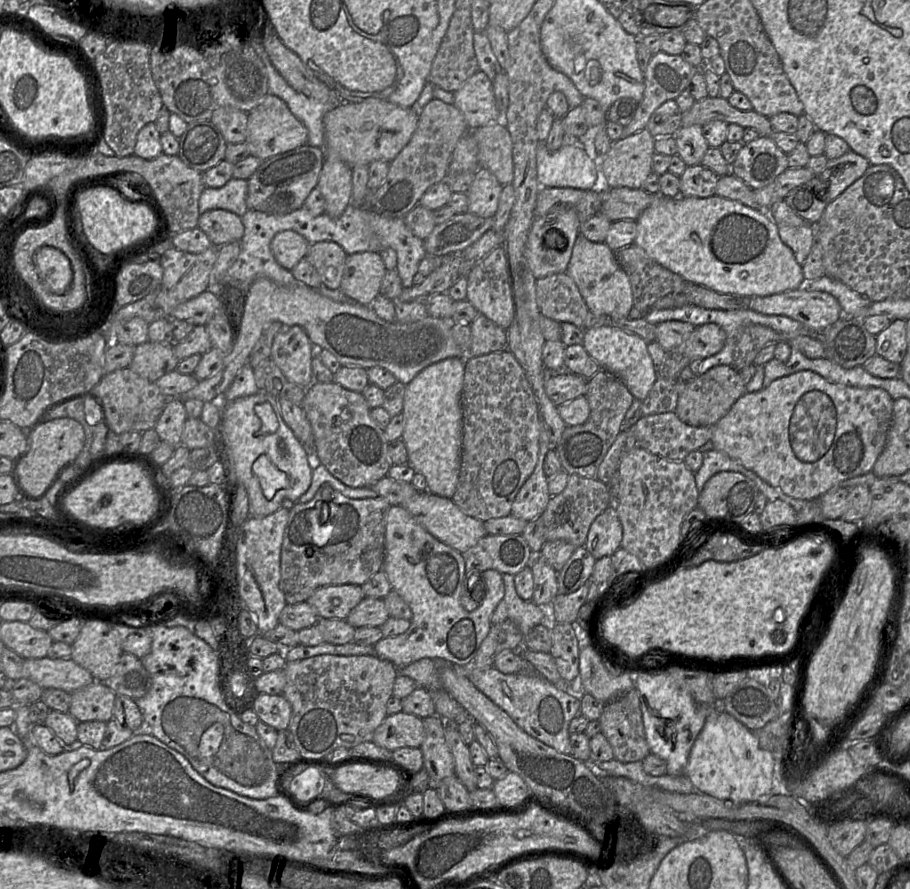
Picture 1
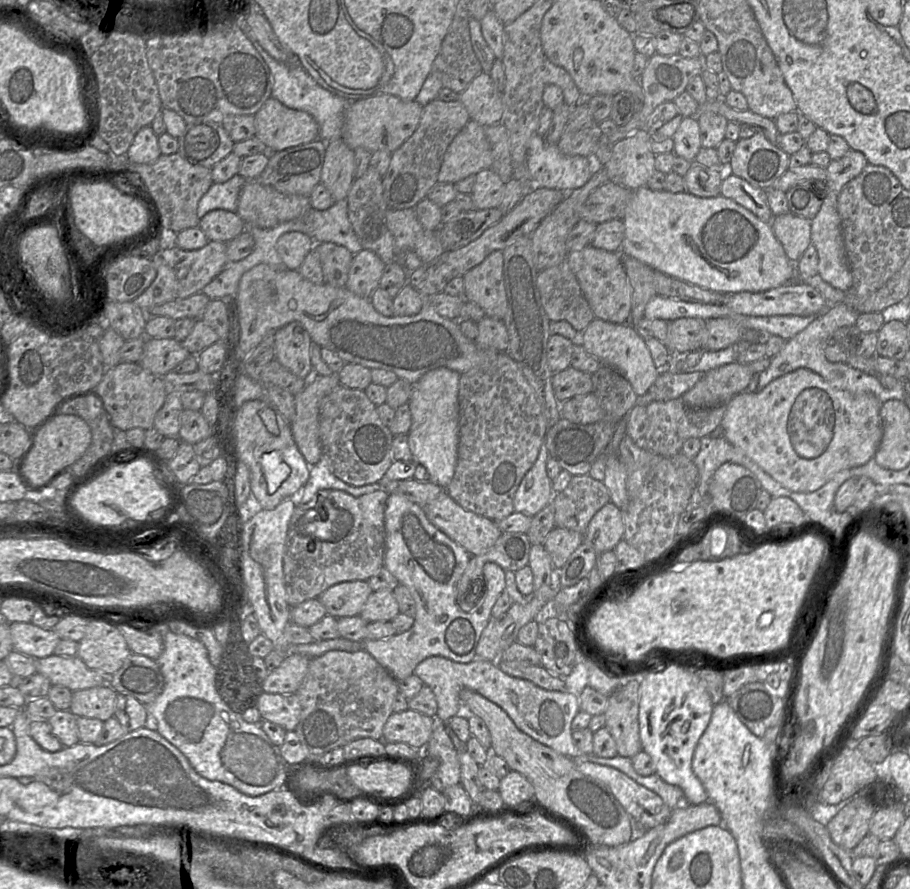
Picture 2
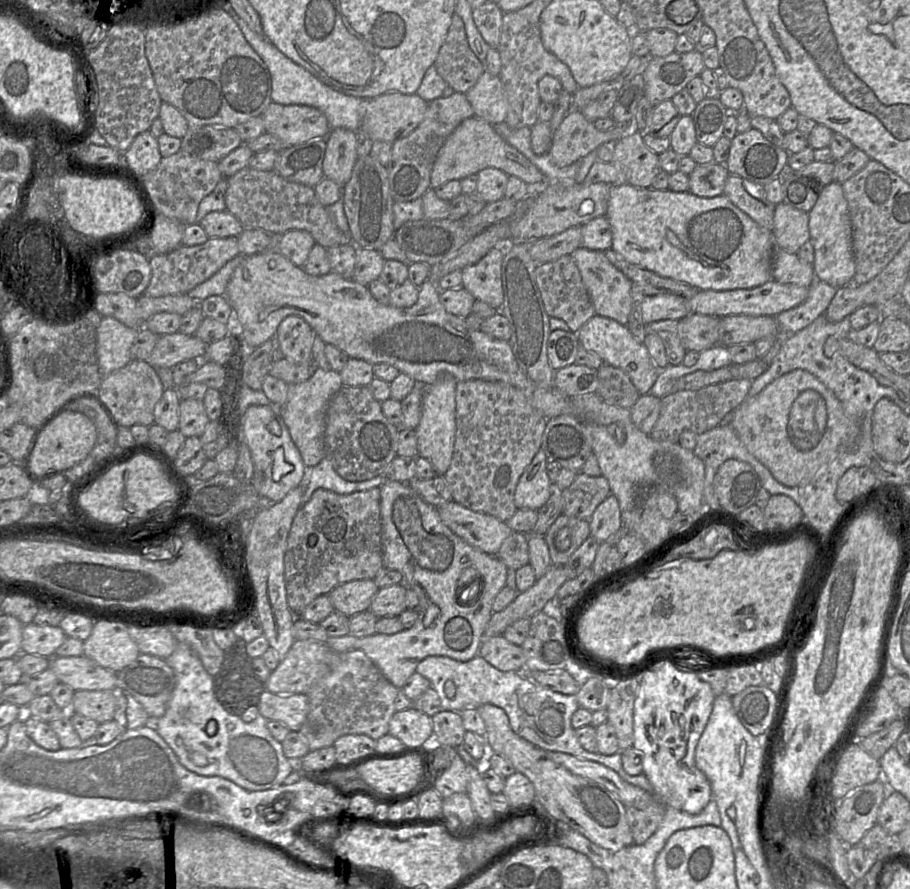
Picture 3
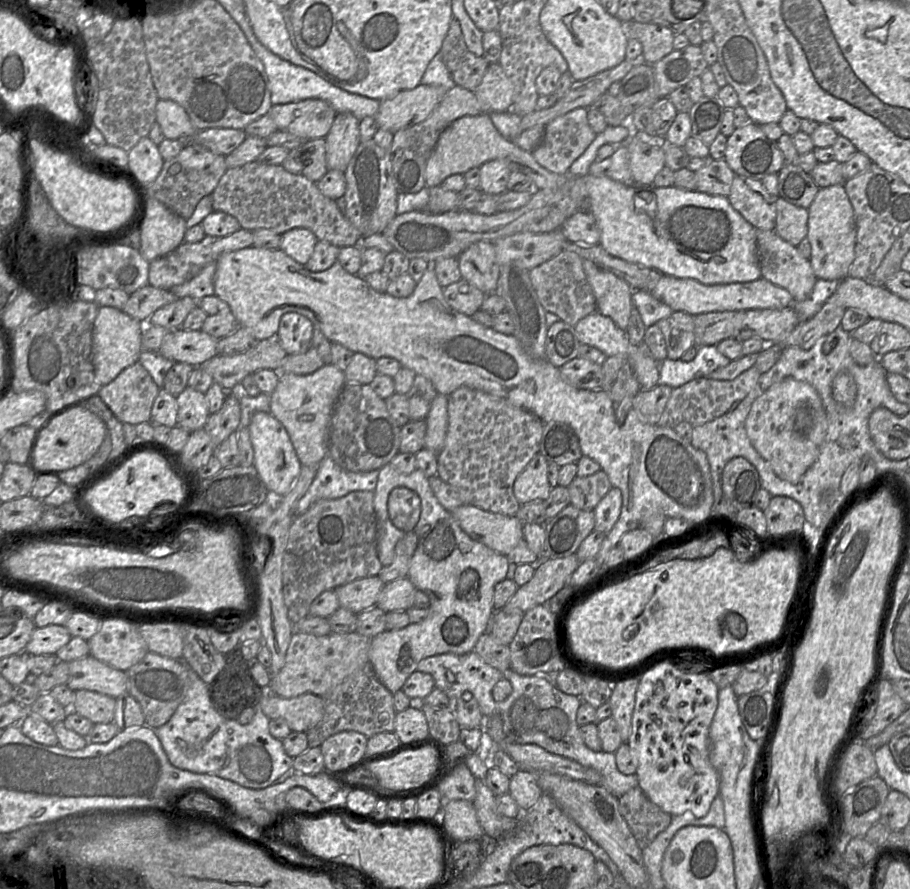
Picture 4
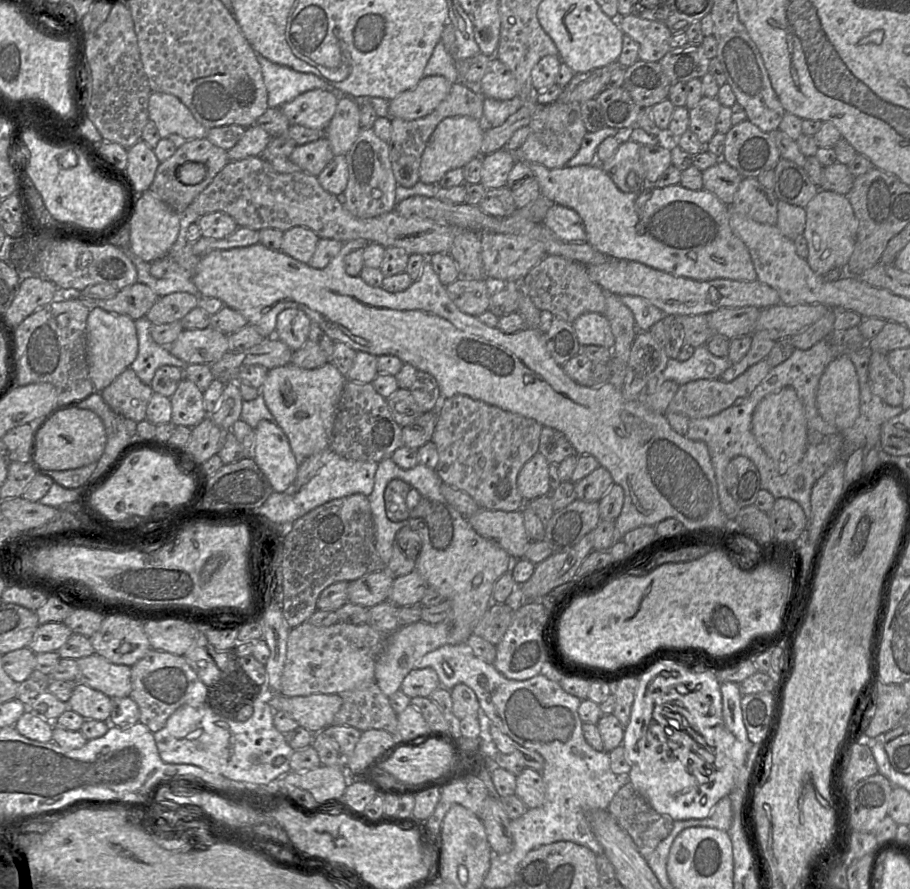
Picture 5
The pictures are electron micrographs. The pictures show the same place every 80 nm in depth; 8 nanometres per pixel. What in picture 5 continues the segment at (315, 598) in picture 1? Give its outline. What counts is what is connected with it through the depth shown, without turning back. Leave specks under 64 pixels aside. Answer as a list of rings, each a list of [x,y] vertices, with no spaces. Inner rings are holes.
[[[385,569],[366,574],[348,584],[348,602],[371,608],[387,601],[393,578]]]

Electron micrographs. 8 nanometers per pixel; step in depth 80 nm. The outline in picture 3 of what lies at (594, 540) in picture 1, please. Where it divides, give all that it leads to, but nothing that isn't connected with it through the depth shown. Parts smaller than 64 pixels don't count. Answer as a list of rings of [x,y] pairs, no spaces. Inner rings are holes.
[[[610,494],[595,509],[589,520],[590,536],[600,543],[622,530],[622,512],[617,498]]]

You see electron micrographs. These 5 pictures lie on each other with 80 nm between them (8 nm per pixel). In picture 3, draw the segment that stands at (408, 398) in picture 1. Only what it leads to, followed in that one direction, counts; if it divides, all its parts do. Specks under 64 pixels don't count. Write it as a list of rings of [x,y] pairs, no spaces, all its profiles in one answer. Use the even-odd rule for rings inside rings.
[[[444,375],[435,383],[427,385],[422,399],[420,422],[415,429],[418,455],[431,463],[438,476],[443,476],[447,472],[452,460],[456,432],[457,382],[451,375]]]

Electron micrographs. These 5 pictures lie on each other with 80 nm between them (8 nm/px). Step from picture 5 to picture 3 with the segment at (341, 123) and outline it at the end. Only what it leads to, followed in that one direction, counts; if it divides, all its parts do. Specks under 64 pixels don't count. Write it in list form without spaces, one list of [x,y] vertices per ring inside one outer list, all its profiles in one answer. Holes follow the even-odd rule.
[[[335,128],[330,130],[325,140],[326,149],[322,163],[324,177],[344,187],[357,160],[357,132]]]

